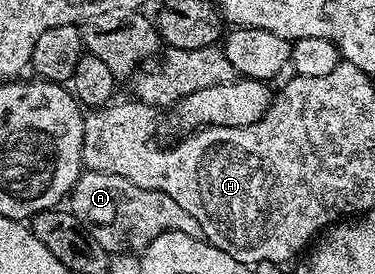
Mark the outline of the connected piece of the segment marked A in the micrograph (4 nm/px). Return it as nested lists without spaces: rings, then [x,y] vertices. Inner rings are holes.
[[[93,169],[81,172],[80,177],[74,183],[72,192],[66,198],[66,205],[76,217],[79,228],[89,235],[105,229],[163,229],[165,233],[169,230],[194,229],[200,233],[198,219],[194,219],[190,211],[182,211],[182,207],[178,207],[178,203],[174,203],[170,195],[162,195],[162,191],[150,191],[138,187],[130,183],[130,179],[122,179],[122,175],[106,175],[102,171]]]

